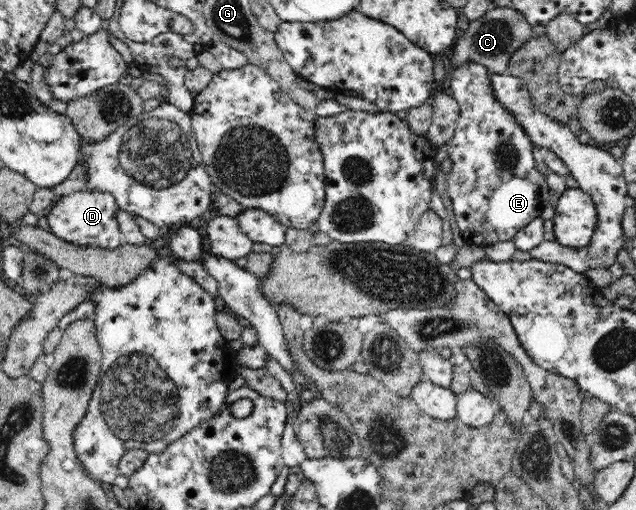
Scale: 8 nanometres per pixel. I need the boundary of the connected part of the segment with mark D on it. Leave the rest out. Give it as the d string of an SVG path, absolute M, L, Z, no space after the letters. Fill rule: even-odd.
M86 188L77 191L75 194L60 196L54 202L46 217L50 233L54 234L59 240L83 248L116 250L125 243L117 221L119 209L112 194L98 189Z

